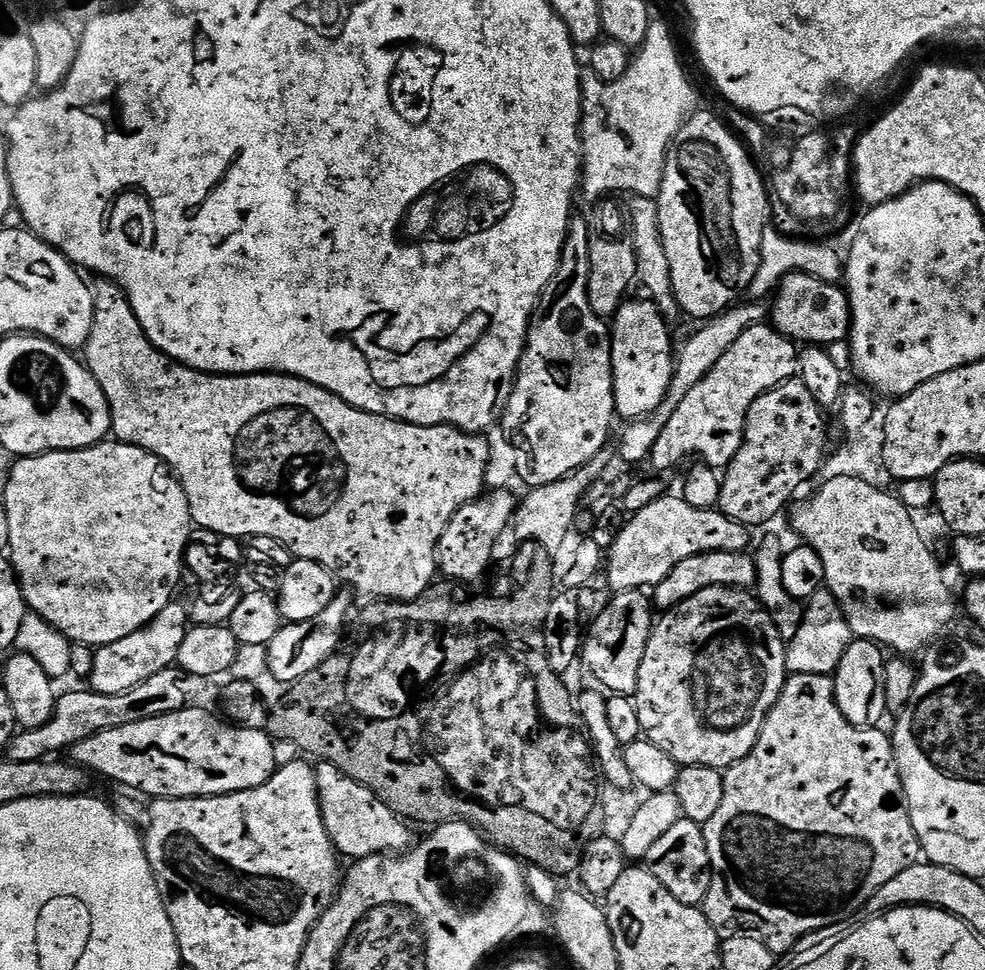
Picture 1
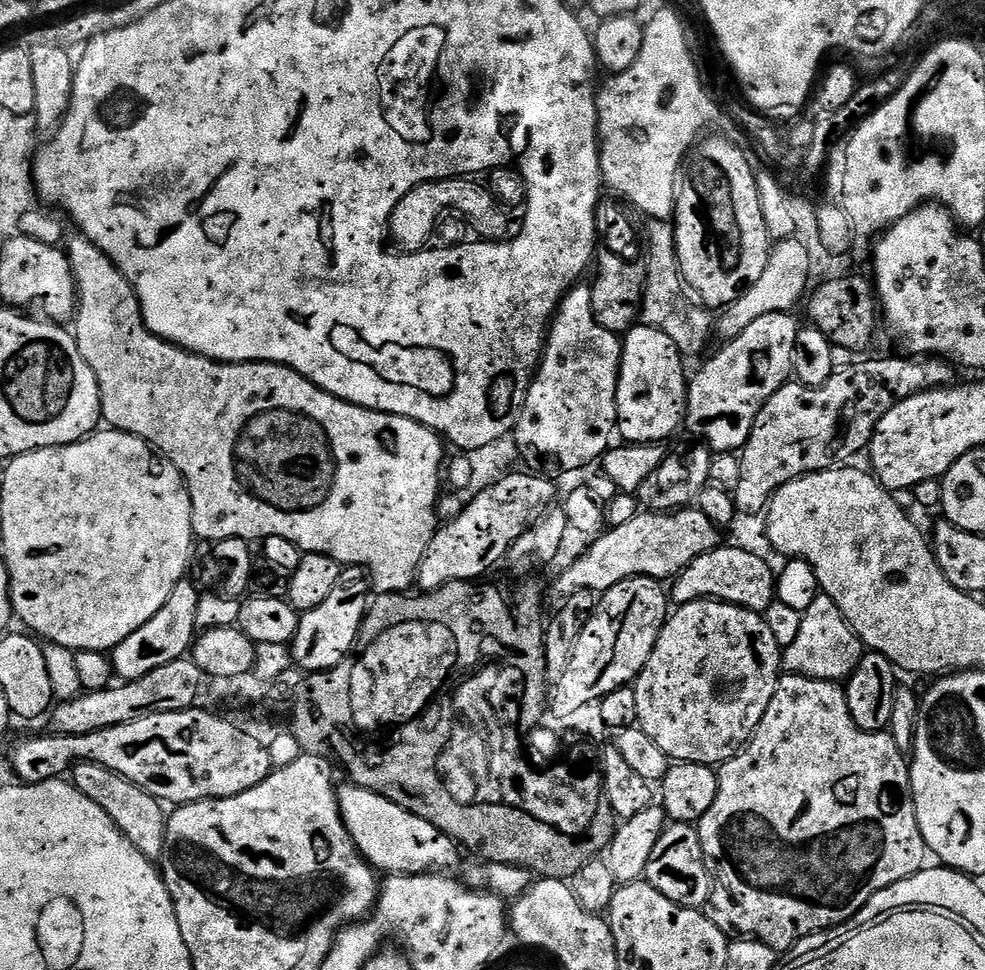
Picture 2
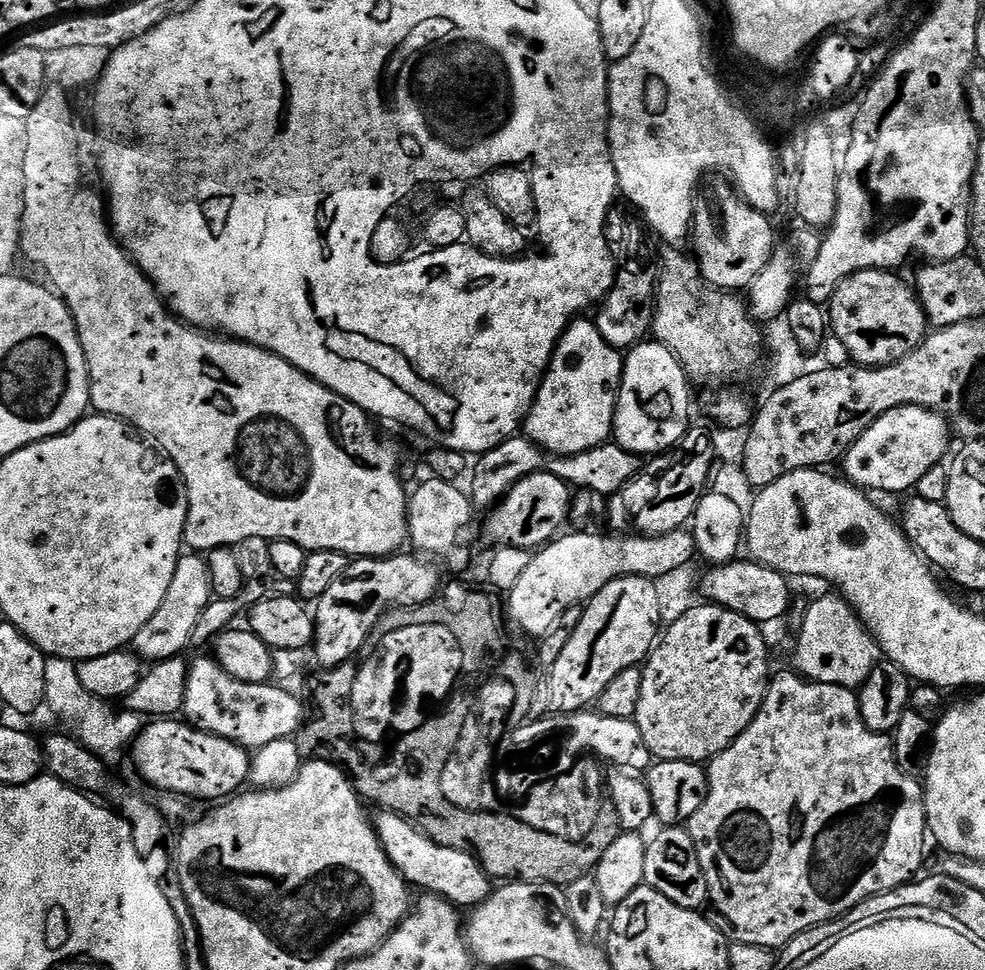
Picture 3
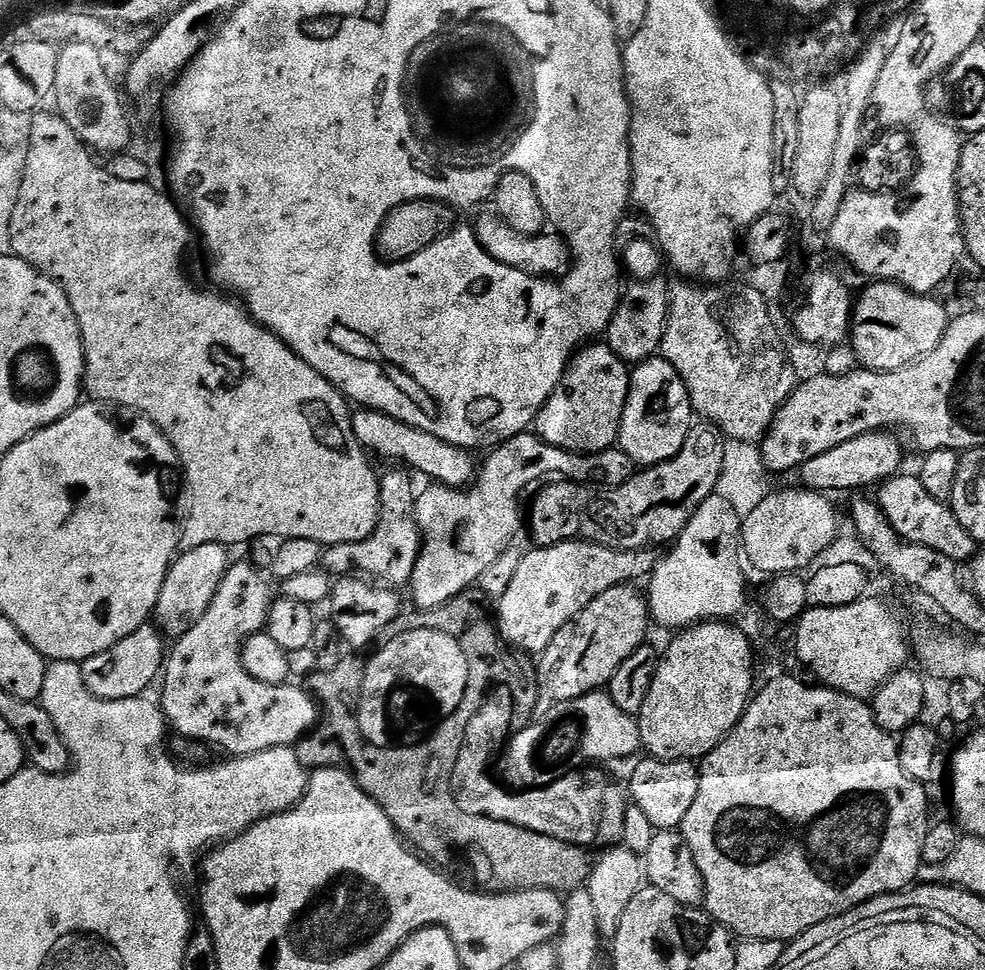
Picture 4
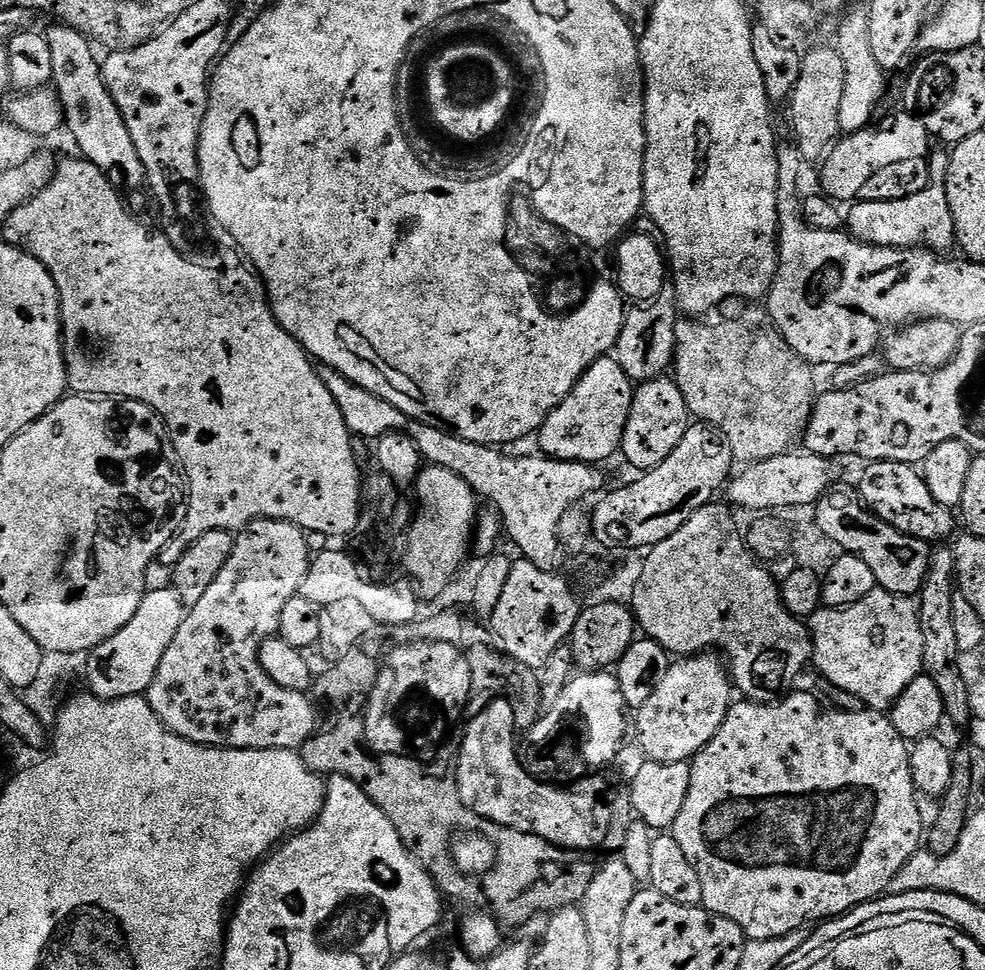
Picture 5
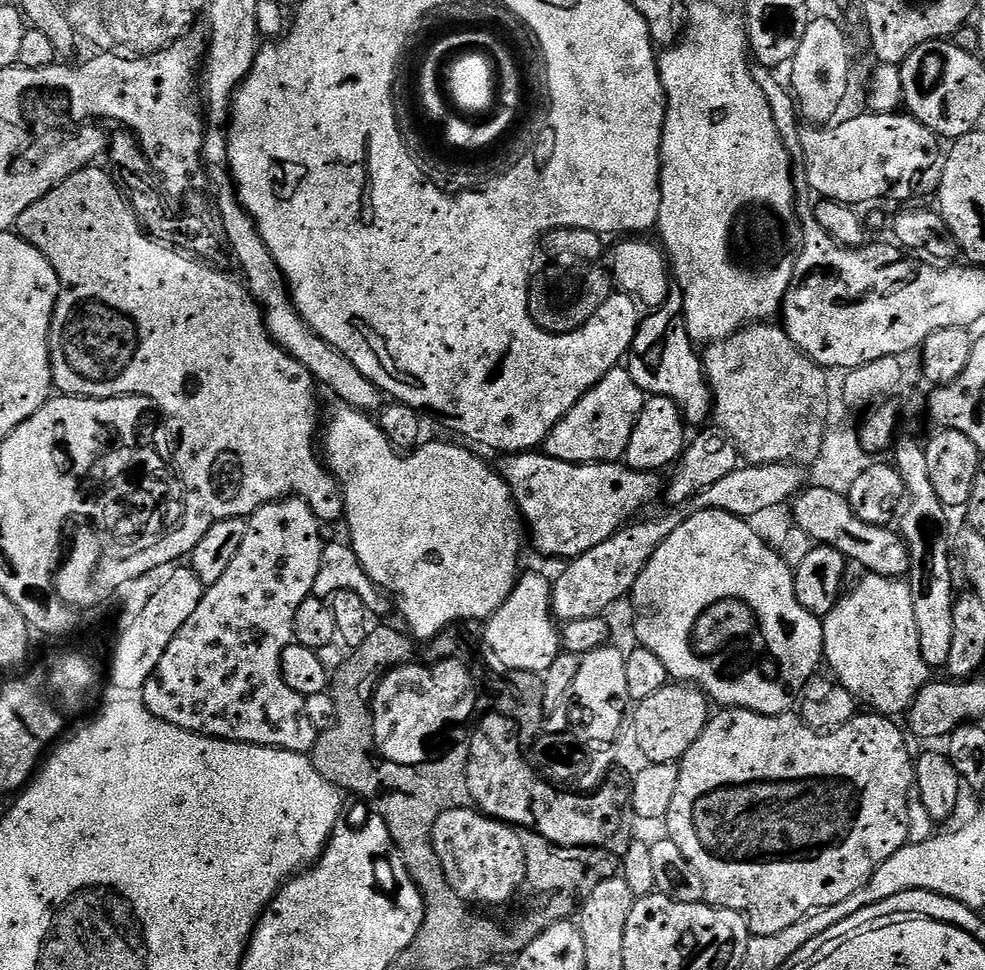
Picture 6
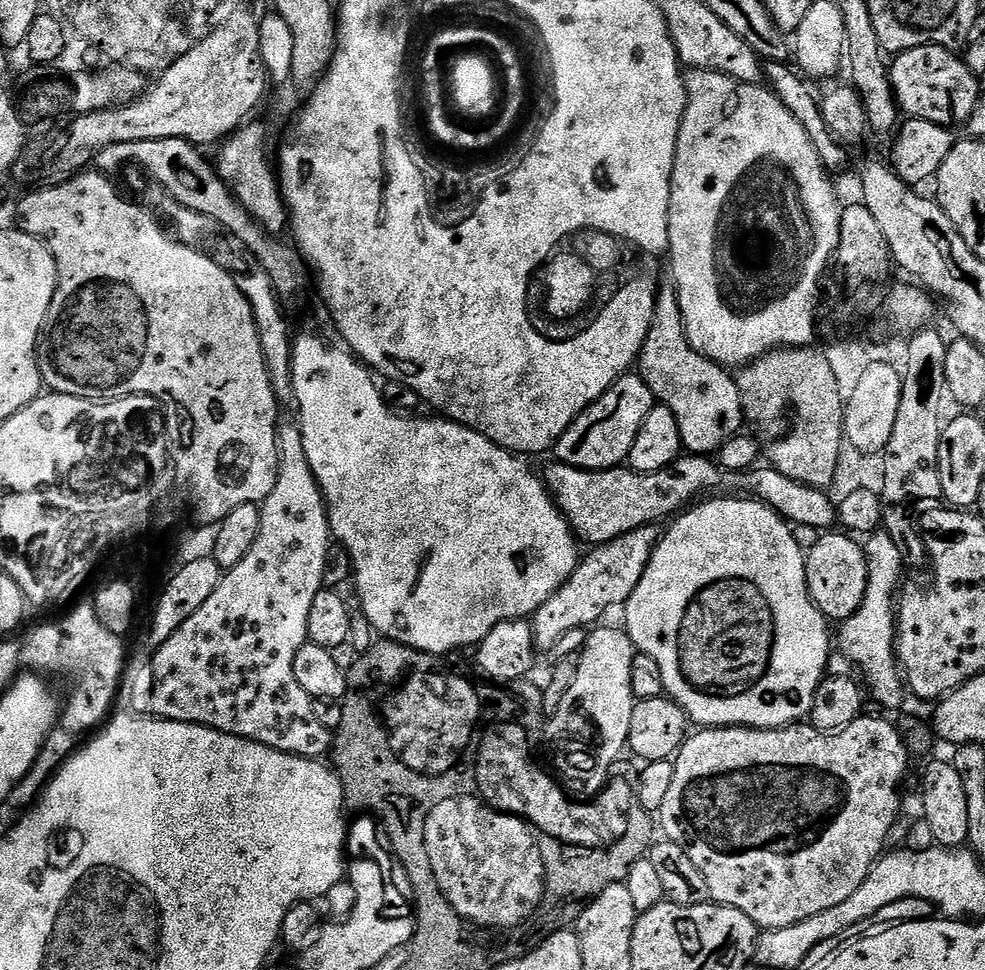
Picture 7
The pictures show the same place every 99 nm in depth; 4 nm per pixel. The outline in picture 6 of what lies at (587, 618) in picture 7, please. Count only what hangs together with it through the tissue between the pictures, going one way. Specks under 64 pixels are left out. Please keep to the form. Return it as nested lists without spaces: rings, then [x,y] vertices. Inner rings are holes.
[[[748,464],[736,467],[726,474],[726,478],[714,482],[714,486],[706,486],[706,490],[696,492],[686,502],[673,505],[668,510],[670,512],[656,516],[653,520],[641,519],[629,523],[606,538],[602,546],[594,546],[594,550],[586,550],[586,554],[577,556],[552,584],[552,615],[560,622],[603,617],[611,604],[618,603],[623,596],[625,599],[631,593],[654,550],[658,550],[658,546],[662,546],[662,542],[666,542],[666,538],[670,538],[670,534],[674,534],[682,522],[694,518],[694,514],[713,508],[749,518],[768,506],[788,504],[800,495],[805,484],[805,469],[798,464]]]

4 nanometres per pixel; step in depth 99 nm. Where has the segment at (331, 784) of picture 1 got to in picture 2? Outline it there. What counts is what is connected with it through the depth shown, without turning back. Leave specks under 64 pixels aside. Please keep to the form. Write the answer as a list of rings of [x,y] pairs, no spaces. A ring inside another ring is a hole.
[[[344,782],[344,785],[339,785],[336,801],[340,803],[340,816],[356,849],[373,869],[380,872],[384,870],[389,875],[423,875],[432,869],[447,869],[444,867],[455,862],[455,852],[458,852],[455,841],[443,835],[424,818],[403,811],[384,795]]]

